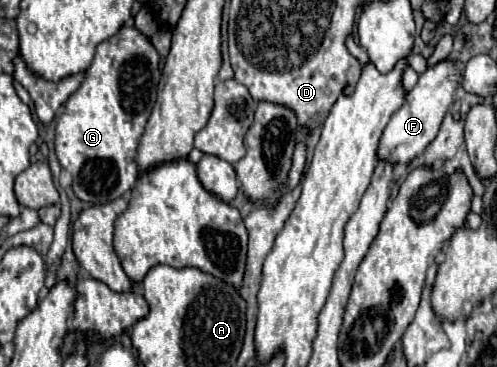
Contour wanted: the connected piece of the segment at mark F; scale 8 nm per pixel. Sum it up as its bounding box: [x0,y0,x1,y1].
[377,62,459,166]

